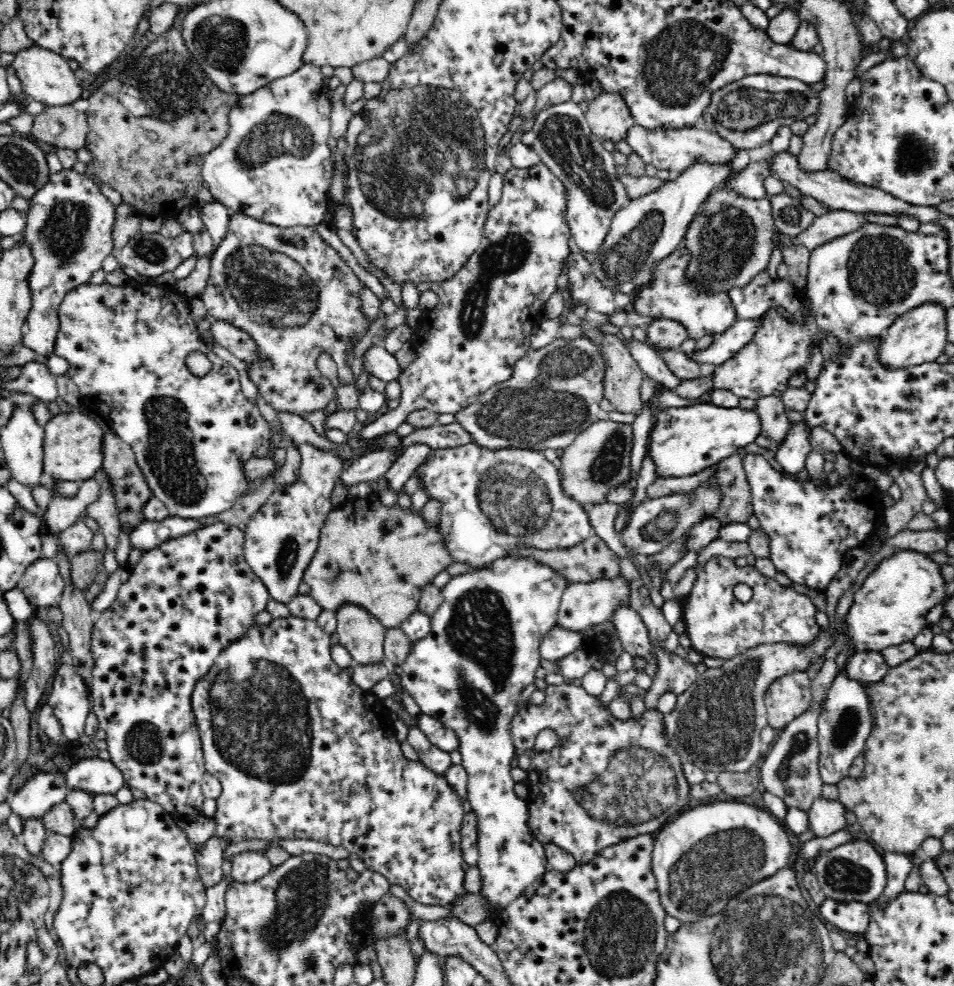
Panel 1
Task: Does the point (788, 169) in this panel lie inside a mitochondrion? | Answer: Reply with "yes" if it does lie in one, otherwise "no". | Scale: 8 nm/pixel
no

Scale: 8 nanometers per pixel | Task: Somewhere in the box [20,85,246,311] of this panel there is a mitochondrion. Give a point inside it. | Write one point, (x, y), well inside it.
(64, 229)

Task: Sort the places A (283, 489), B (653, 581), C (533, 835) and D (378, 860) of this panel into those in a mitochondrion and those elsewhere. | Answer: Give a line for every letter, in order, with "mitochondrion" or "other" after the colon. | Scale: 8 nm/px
A: other
B: other
C: other
D: other

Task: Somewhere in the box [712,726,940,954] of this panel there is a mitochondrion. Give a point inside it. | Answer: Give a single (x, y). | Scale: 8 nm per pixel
(845, 876)

